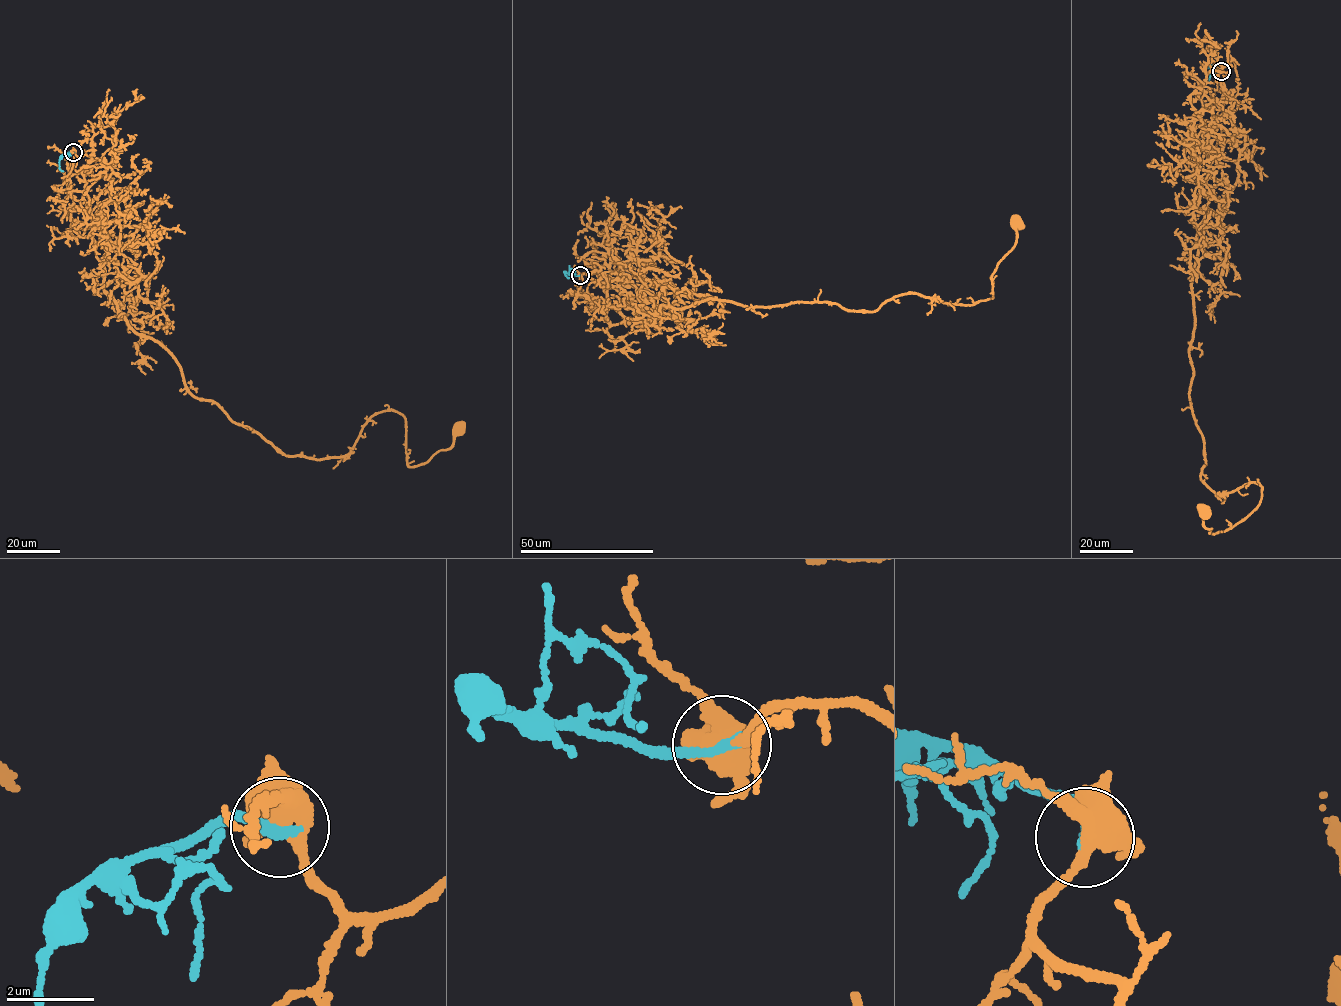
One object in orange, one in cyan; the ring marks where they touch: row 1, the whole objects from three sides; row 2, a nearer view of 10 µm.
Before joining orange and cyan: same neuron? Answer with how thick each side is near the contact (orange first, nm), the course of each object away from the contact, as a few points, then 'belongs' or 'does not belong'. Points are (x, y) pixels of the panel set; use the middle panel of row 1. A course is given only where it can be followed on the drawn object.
480 nm thick on the orange side, 280 nm on the other; orange runs (580, 275), (599, 275), (640, 327), (709, 298), (975, 304), (994, 297), (1015, 222); cyan runs (580, 275), (565, 274), (568, 278), (572, 277); belongs

